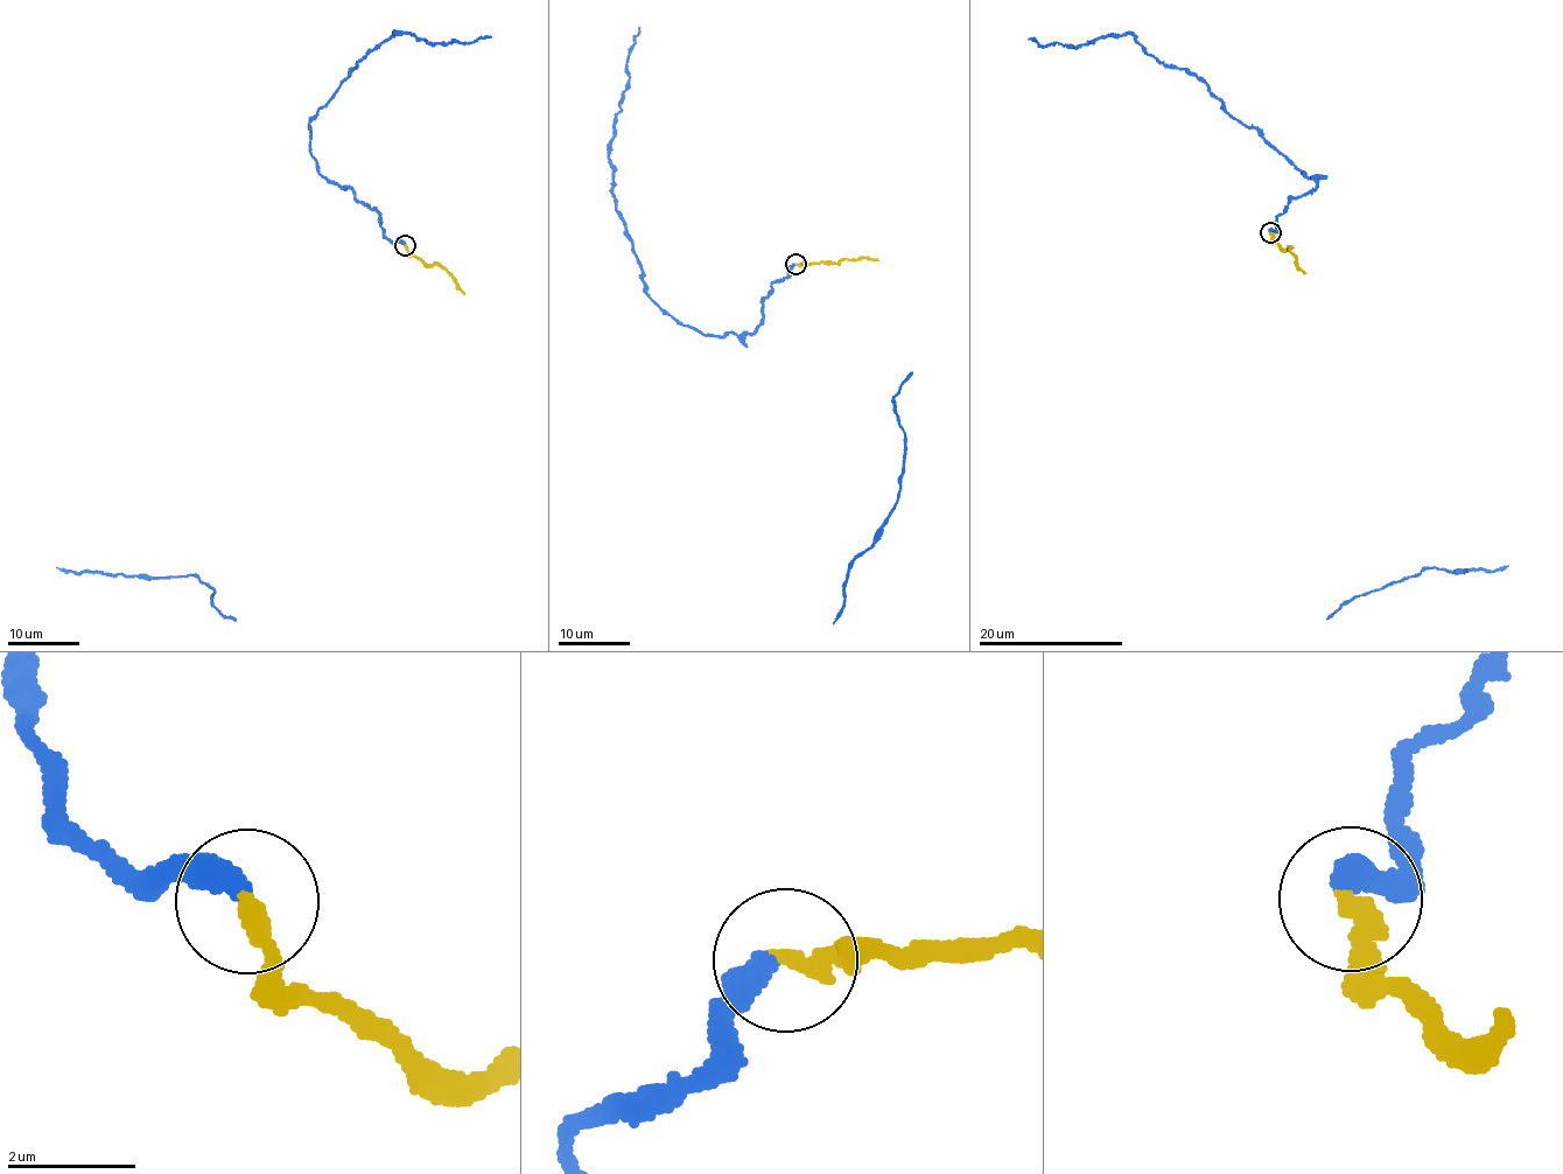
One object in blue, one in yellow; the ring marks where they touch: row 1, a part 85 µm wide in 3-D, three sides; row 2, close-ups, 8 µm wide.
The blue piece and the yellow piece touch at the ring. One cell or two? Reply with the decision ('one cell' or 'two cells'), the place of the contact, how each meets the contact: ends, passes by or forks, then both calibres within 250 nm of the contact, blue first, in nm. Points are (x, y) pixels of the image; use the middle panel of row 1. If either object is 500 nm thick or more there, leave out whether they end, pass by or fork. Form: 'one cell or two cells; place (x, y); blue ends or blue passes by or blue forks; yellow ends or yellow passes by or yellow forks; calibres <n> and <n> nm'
one cell; place (796, 264); blue ends; yellow ends; calibres 420 and 320 nm

